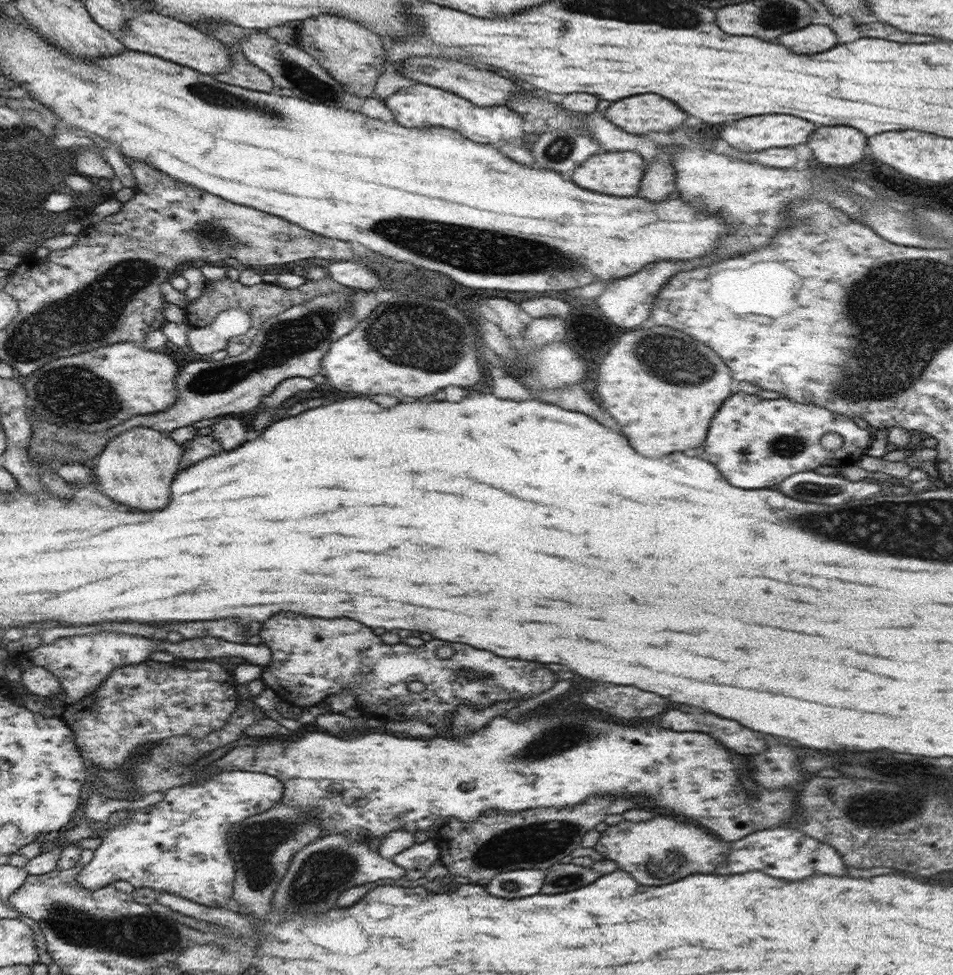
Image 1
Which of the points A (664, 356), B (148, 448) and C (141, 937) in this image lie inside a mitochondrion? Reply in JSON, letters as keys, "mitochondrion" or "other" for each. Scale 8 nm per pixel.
{"A":"mitochondrion","B":"other","C":"mitochondrion"}

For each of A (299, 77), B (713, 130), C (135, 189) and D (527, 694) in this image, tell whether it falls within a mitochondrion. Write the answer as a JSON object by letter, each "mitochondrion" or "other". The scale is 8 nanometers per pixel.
{"A":"mitochondrion","B":"other","C":"other","D":"other"}

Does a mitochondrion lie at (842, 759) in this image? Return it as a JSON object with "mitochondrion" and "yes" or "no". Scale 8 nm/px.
{"mitochondrion":"no"}

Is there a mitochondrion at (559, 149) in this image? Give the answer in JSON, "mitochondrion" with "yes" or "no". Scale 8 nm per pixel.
{"mitochondrion":"yes"}

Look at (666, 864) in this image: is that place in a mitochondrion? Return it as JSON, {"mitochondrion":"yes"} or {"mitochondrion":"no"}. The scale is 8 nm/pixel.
{"mitochondrion":"yes"}

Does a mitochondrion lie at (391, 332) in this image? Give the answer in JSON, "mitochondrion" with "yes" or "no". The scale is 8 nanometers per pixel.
{"mitochondrion":"yes"}

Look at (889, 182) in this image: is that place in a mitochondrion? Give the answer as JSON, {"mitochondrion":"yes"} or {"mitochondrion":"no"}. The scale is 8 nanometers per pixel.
{"mitochondrion":"no"}

